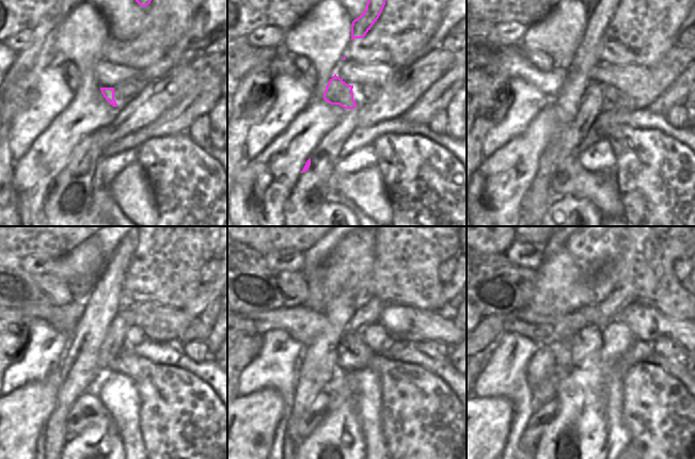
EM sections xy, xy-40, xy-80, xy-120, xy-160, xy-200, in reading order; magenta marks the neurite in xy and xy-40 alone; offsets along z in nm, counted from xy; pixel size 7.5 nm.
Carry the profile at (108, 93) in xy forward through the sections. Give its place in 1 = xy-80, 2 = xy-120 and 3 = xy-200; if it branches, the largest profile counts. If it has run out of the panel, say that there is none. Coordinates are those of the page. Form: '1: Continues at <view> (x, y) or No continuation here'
1: Continues at xy-80 (567, 101)
2: Continues at xy-120 (79, 368)
3: Continues at xy-200 (546, 392)

